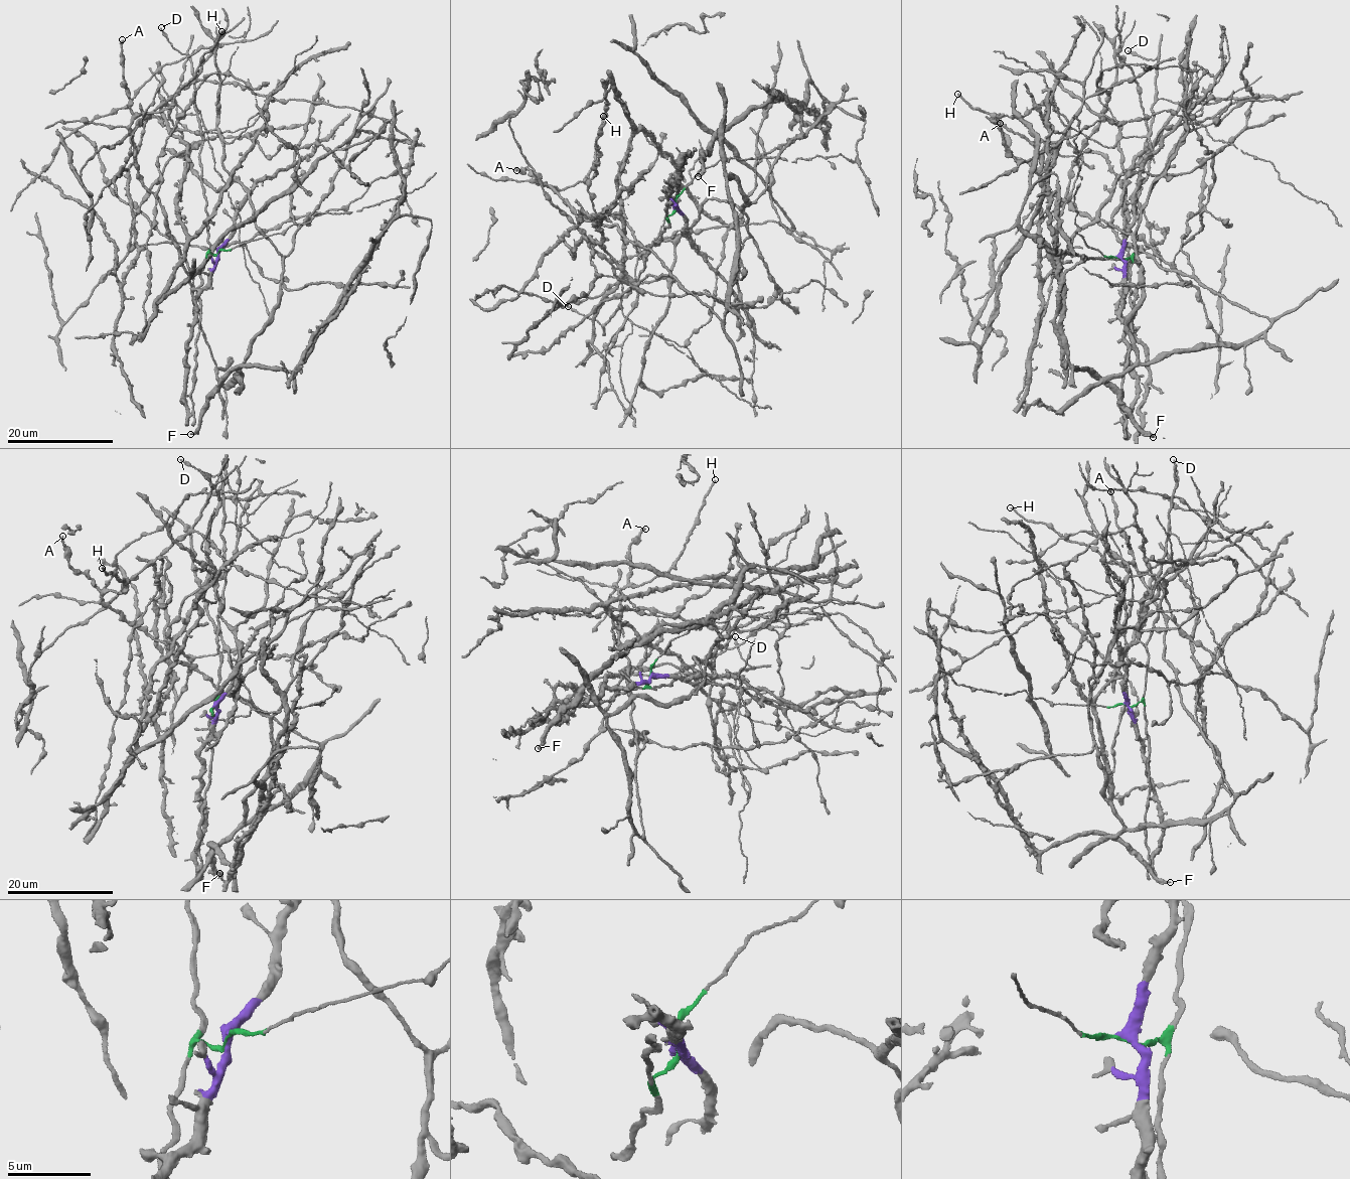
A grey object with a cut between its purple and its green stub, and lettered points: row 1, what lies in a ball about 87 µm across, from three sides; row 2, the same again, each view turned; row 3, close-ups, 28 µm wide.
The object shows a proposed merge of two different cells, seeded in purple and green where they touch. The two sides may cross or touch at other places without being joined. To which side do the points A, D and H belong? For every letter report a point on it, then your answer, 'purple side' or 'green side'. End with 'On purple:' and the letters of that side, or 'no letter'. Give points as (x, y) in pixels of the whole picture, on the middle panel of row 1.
A: (516, 170) | purple side
D: (568, 306) | green side
H: (603, 116) | purple side
On purple: A, H

